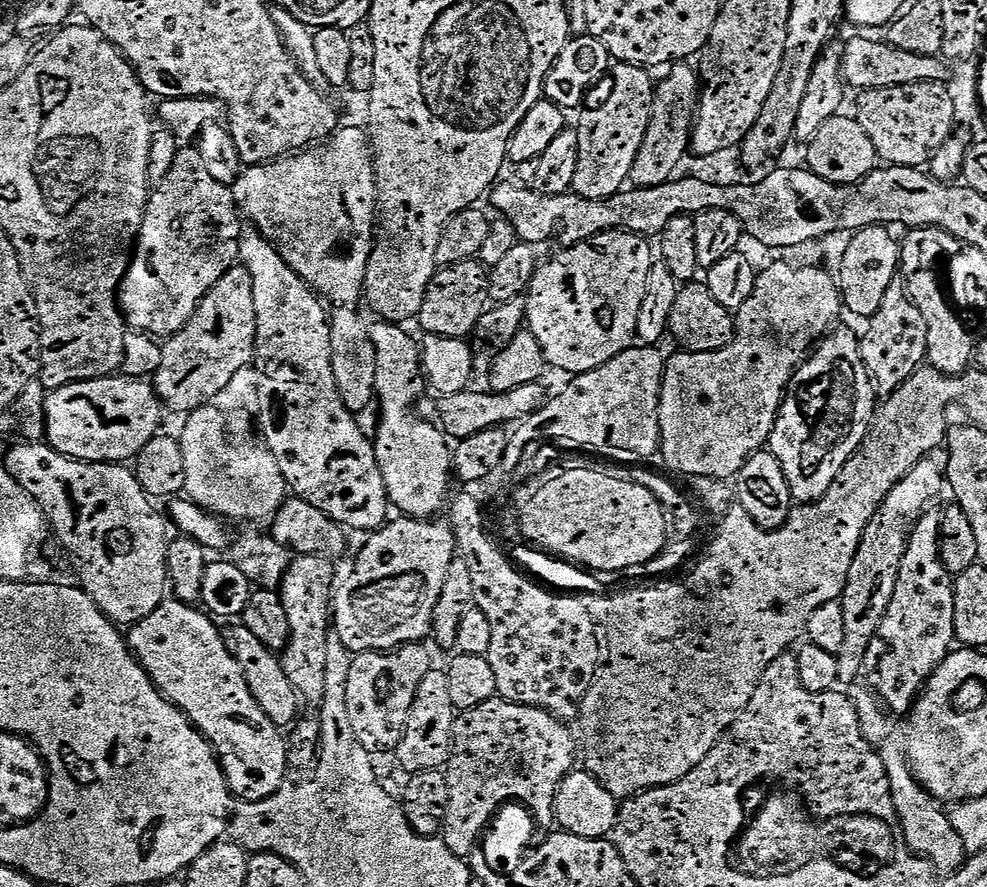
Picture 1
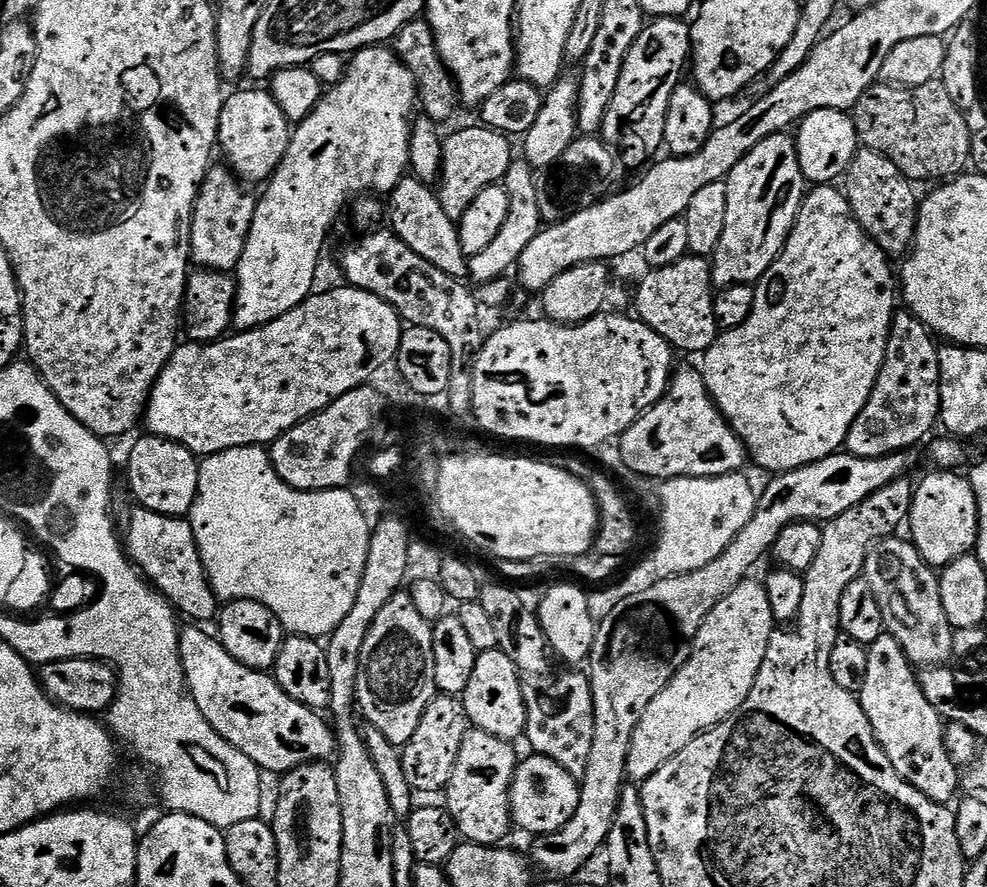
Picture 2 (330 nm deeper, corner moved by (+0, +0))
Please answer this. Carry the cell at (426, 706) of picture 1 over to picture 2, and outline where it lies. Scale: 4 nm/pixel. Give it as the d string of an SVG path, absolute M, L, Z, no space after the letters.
M433 696L422 714L422 722L418 722L418 730L414 730L414 738L402 746L400 753L402 770L406 770L406 782L410 782L413 793L443 793L447 789L458 762L458 750L462 750L462 742L469 730L470 721L460 696Z

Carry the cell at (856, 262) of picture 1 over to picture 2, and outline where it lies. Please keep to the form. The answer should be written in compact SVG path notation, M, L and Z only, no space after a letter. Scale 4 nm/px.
M861 147L852 159L846 173L847 180L848 204L864 233L889 257L903 257L916 239L918 196L916 200L913 181L907 180L890 158L866 147Z

